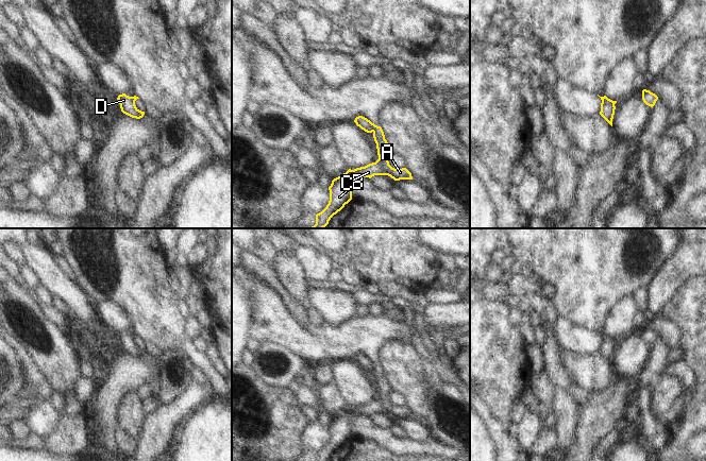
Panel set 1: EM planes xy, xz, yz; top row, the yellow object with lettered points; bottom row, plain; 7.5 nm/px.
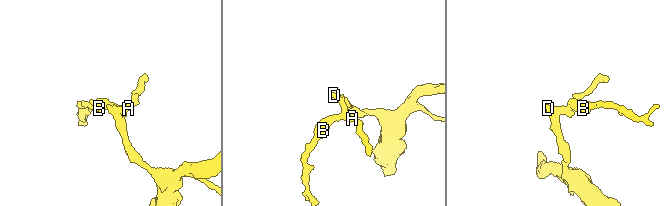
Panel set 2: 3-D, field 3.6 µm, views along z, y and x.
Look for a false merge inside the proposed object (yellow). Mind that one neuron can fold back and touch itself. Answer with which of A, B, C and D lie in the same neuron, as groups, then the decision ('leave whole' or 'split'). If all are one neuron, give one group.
A B C / D; split

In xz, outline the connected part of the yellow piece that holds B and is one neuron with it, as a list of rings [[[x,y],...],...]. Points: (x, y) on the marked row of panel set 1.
[[[372,123],[373,138],[376,143],[379,159],[365,167],[349,169],[342,175],[332,181],[330,201],[326,207],[316,215],[316,224],[309,228],[324,228],[331,218],[340,211],[352,200],[352,182],[356,177],[369,177],[374,175],[388,175],[394,181],[413,180],[411,173],[406,169],[394,169],[389,165],[388,157],[392,152],[381,126]]]

